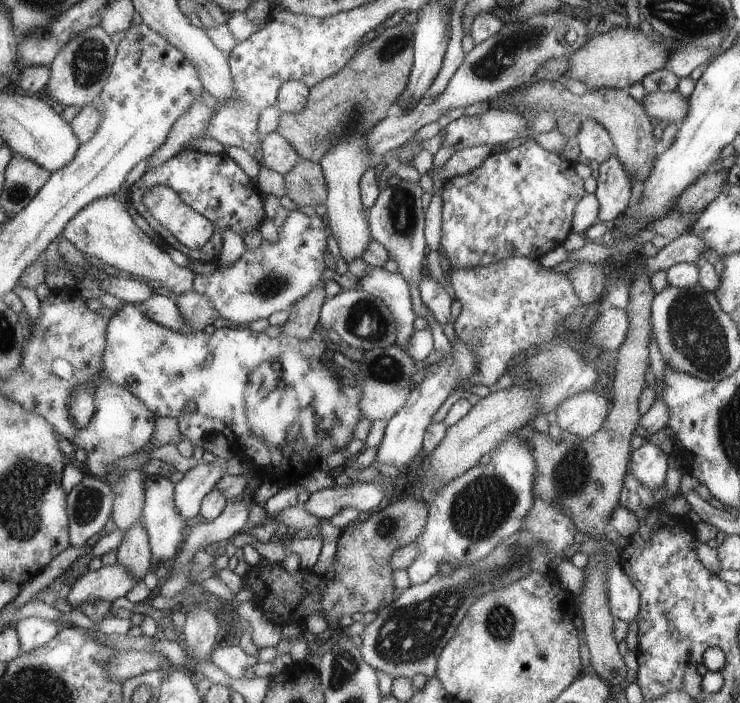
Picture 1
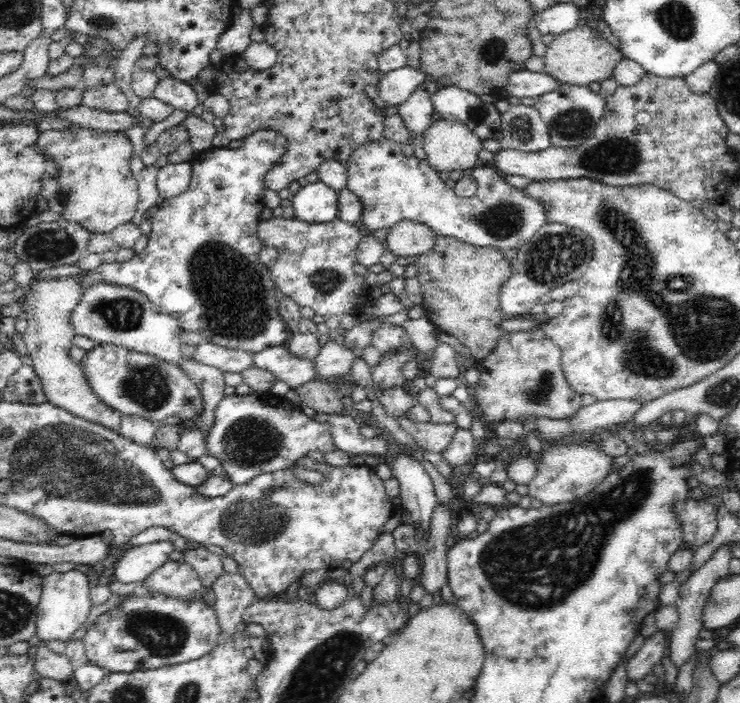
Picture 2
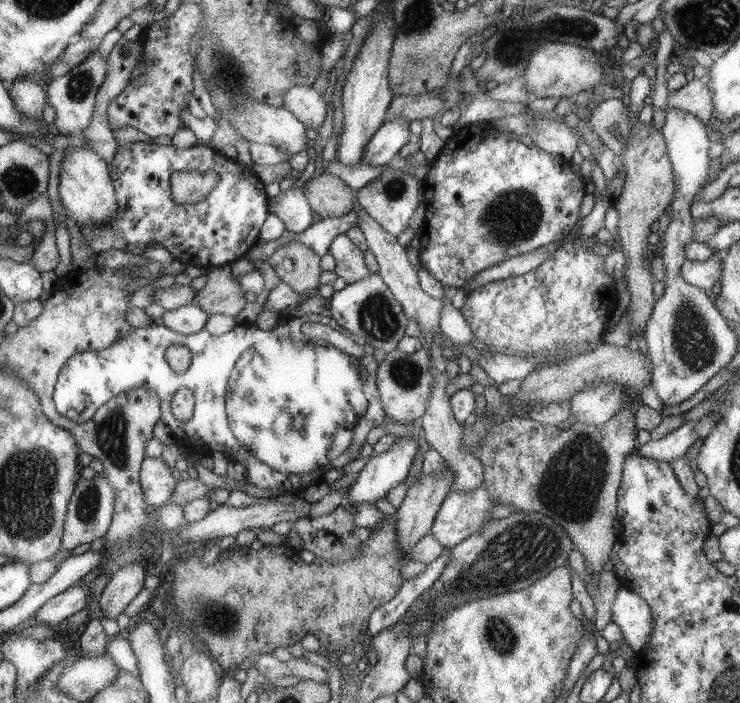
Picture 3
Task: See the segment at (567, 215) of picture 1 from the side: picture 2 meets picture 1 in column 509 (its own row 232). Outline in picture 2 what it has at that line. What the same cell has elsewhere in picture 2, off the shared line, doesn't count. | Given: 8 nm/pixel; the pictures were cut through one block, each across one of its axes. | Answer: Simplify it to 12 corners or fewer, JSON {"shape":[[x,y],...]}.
{"shape":[[260,129],[194,154],[130,260],[84,271],[148,297],[202,341],[291,336],[260,262]]}

